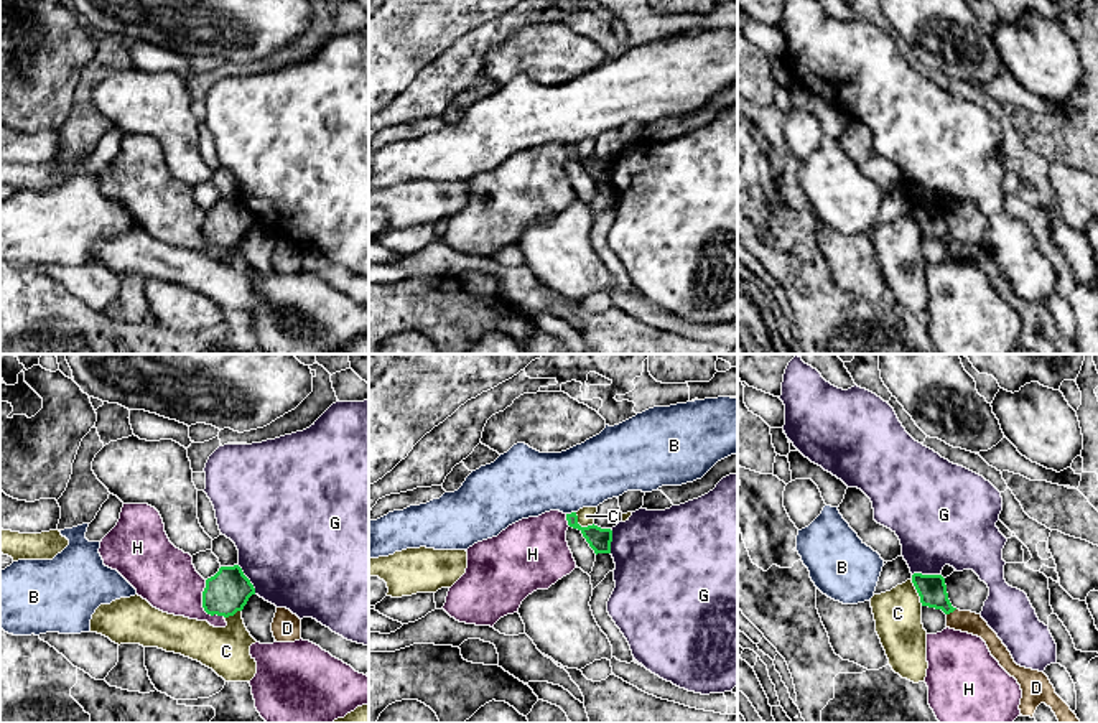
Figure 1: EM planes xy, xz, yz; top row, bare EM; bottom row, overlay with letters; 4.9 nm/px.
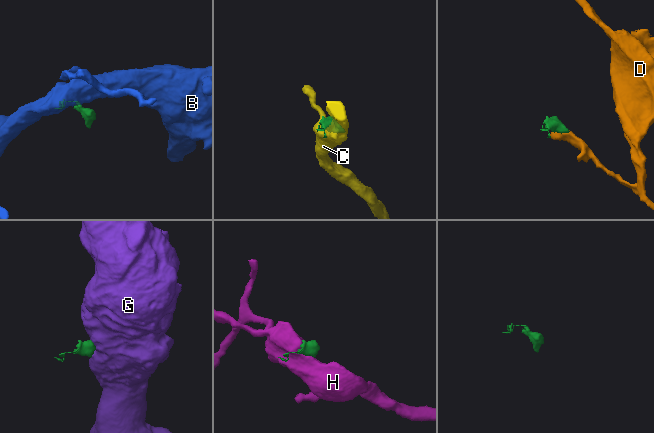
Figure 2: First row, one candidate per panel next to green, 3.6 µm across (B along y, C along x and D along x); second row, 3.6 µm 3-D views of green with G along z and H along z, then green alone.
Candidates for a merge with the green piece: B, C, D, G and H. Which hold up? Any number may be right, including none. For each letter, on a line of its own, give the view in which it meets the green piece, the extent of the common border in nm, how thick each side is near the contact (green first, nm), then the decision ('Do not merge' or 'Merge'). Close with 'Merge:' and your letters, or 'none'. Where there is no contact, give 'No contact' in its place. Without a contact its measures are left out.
B: Touches green in xz. Shared border 50 nm. Thickness 110 nm (green) against 320 nm. Do not merge
C: Touches green in yz. Shared border 150 nm. Thickness 140 nm (green) against 240 nm. Do not merge
D: Touches green in yz. Shared border 60 nm. Thickness 140 nm (green) against 110 nm. Do not merge
G: Touches green in xy. Shared border 170 nm. Thickness 220 nm (green) against 500 nm. Do not merge
H: Touches green in xy. Shared border 200 nm. Thickness 220 nm (green) against 300 nm. Do not merge
Merge: none

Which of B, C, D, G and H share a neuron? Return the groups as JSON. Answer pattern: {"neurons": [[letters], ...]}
{"neurons": [["B"], ["C"], ["D"], ["G"], ["H"]]}

